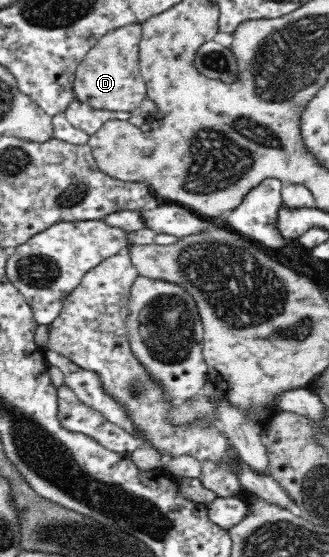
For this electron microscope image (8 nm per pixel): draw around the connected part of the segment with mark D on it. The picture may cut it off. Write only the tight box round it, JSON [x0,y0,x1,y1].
[74,24,146,111]

